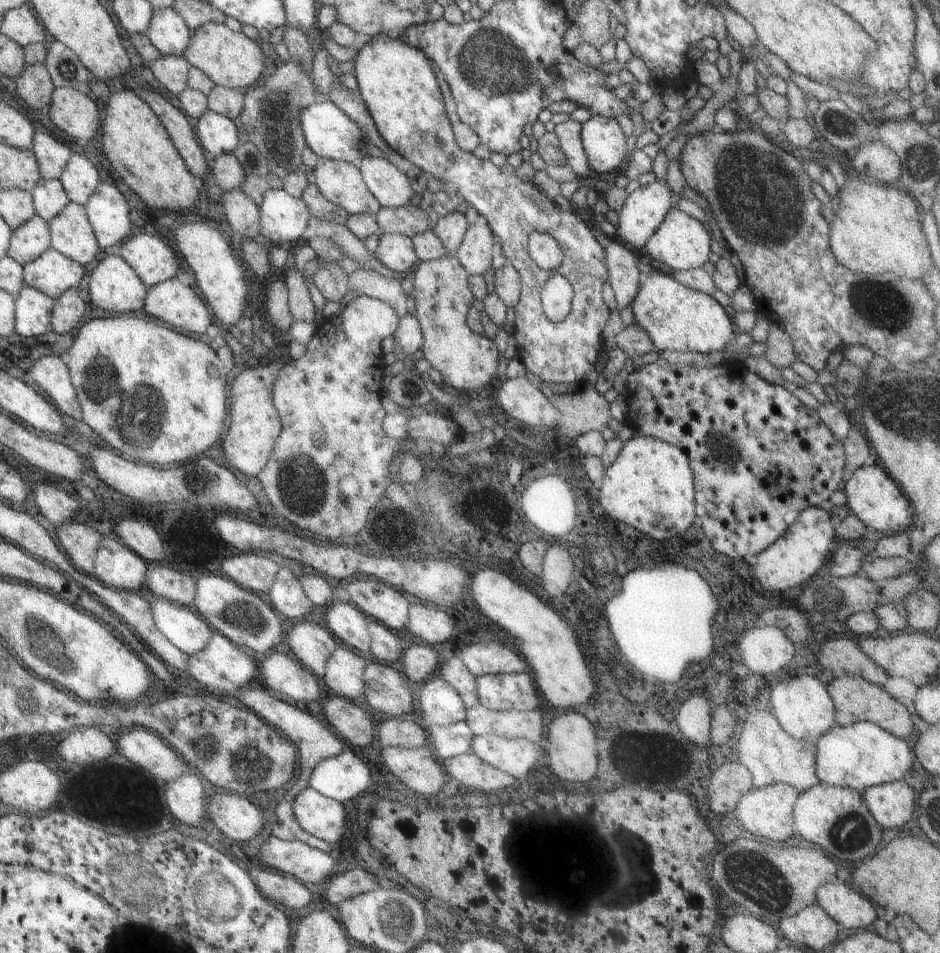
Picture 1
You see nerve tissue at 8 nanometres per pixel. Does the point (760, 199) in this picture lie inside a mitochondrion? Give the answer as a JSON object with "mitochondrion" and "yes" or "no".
{"mitochondrion":"yes"}

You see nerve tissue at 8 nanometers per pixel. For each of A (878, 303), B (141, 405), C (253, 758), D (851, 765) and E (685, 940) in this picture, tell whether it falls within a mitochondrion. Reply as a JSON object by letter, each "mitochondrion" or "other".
{"A":"mitochondrion","B":"mitochondrion","C":"mitochondrion","D":"other","E":"other"}

